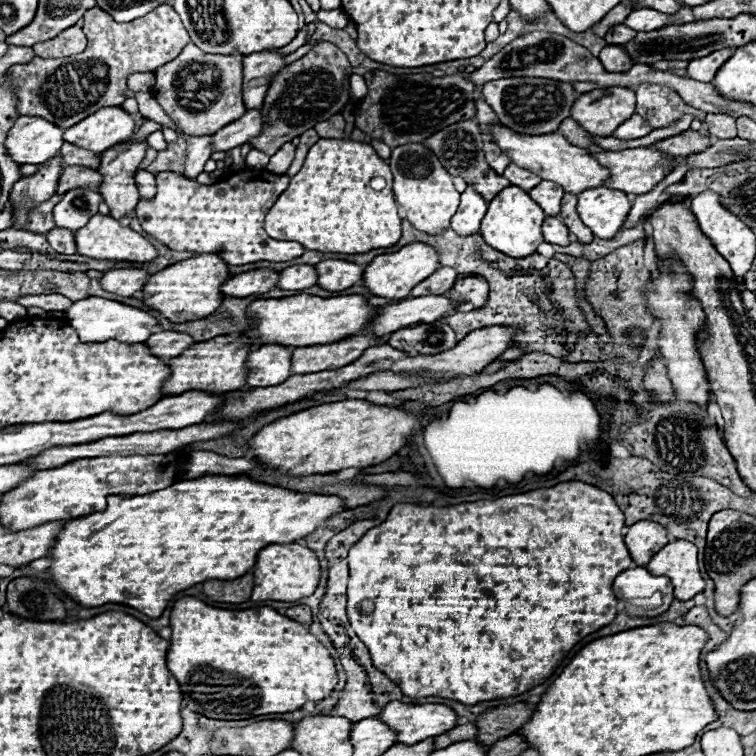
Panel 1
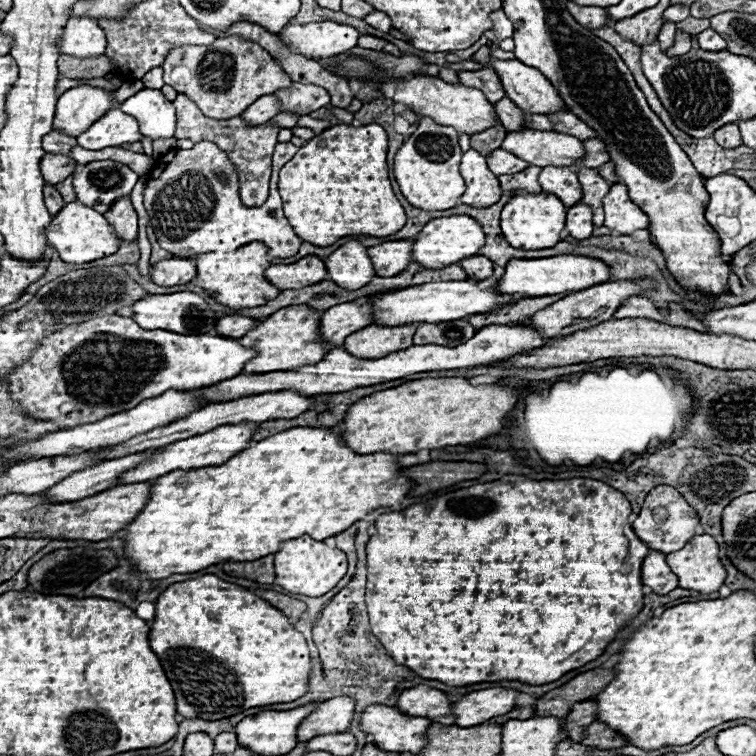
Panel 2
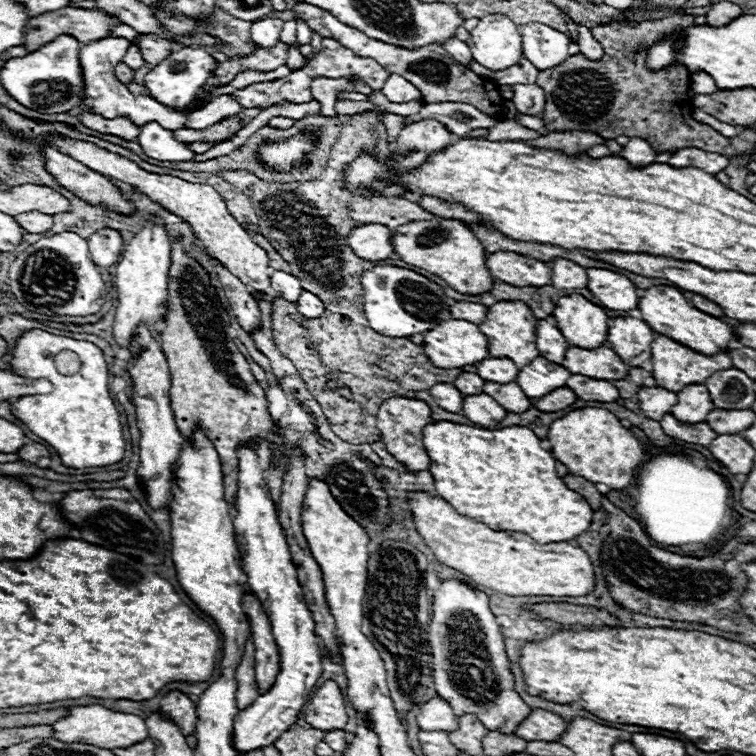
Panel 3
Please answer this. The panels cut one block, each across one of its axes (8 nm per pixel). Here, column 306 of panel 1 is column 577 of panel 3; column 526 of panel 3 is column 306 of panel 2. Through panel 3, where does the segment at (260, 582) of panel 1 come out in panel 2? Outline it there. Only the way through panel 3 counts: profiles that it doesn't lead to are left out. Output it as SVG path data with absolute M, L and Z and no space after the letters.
M300 536L288 542L280 544L280 550L274 554L274 566L276 566L276 584L292 594L304 594L318 598L332 590L342 576L346 574L348 562L346 554L338 548L328 548L324 542L316 542L310 536Z

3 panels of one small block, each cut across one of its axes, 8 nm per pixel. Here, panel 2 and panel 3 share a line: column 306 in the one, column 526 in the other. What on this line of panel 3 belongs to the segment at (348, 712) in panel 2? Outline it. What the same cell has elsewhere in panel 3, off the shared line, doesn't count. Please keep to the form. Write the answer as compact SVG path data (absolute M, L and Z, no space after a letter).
M536 708L518 724L516 736L522 736L522 740L544 740L544 742L554 742L558 736L566 730L566 722L548 710Z

